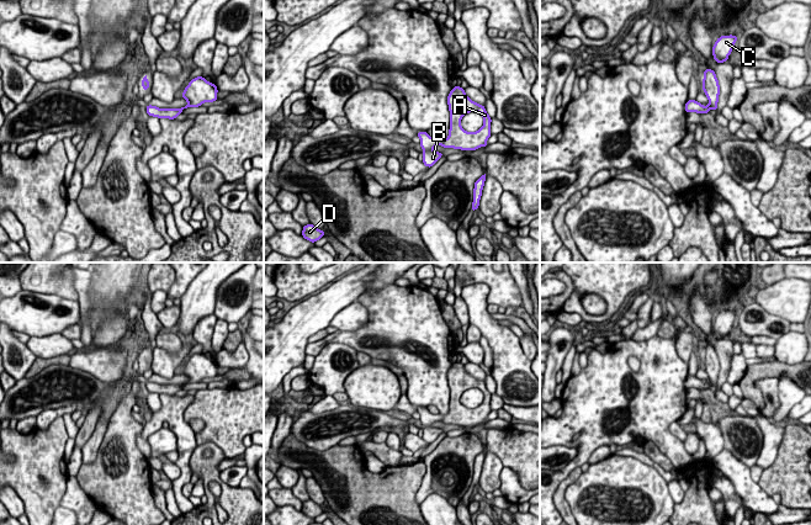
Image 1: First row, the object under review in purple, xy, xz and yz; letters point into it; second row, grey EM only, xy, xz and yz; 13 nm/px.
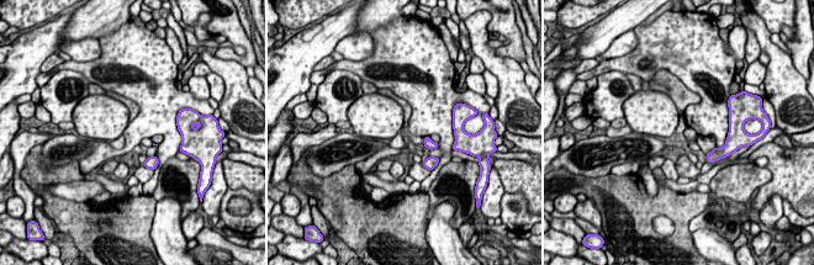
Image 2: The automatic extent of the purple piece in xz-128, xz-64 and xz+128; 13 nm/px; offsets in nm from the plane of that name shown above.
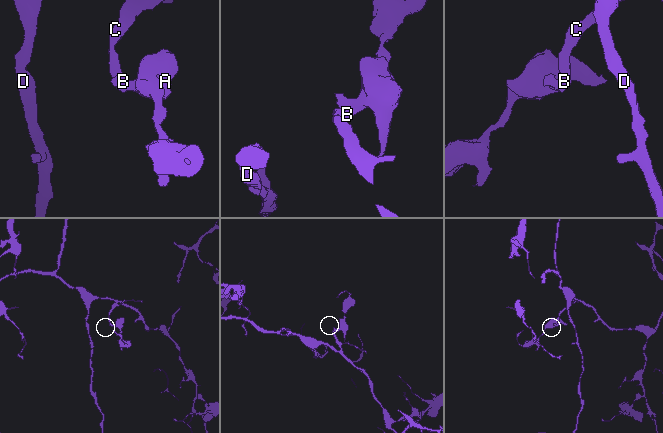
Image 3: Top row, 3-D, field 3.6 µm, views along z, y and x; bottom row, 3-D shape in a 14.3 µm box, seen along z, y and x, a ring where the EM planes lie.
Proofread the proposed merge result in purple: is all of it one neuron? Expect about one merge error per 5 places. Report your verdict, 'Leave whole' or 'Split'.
Leave whole

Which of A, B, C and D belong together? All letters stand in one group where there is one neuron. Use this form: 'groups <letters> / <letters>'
groups A B C D

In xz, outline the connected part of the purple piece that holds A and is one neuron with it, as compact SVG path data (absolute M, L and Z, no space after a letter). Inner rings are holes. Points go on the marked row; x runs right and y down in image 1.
M455 86L447 96L450 111L450 129L446 139L431 138L428 132L418 132L420 147L423 149L423 164L431 168L444 155L434 152L433 148L441 145L444 148L454 148L461 150L476 150L487 147L487 140L492 136L492 118L483 105L472 101L461 86ZM470 112L478 112L483 117L483 126L476 132L467 132L461 127L461 120Z

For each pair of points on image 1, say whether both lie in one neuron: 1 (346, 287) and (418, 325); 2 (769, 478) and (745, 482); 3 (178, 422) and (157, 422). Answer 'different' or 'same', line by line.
1: different
2: different
3: same

